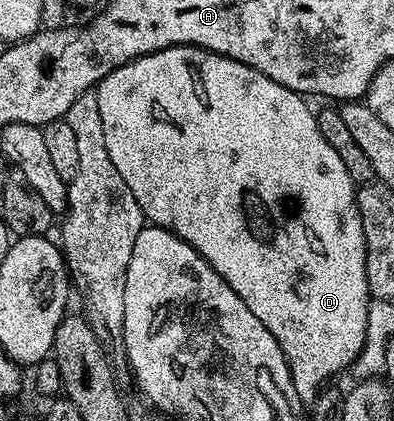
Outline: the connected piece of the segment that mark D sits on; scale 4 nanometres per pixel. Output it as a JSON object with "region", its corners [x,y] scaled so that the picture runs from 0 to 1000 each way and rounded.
{"region":[[[431,109],[355,138],[335,138],[332,145],[320,147],[307,162],[277,171],[277,181],[266,181],[246,207],[246,247],[256,254],[256,295],[266,295],[266,354],[277,361],[277,380],[287,380],[287,390],[297,397],[297,409],[307,409],[317,437],[327,437],[327,456],[338,456],[338,466],[348,473],[348,485],[358,485],[358,504],[365,520],[381,534],[406,537],[411,546],[437,546],[452,565],[470,570],[470,580],[480,580],[492,589],[546,639],[551,656],[569,660],[581,675],[581,684],[591,684],[591,694],[602,694],[602,703],[612,703],[612,713],[622,713],[622,732],[632,732],[632,741],[642,741],[642,751],[652,751],[652,760],[662,760],[662,770],[673,770],[673,779],[683,779],[688,796],[708,812],[713,836],[728,848],[728,862],[739,876],[744,922],[754,922],[754,941],[761,957],[769,960],[797,955],[810,929],[848,900],[840,895],[848,888],[865,886],[868,879],[873,886],[916,836],[916,827],[926,817],[931,743],[947,715],[942,686],[931,682],[931,582],[926,580],[926,551],[916,532],[916,504],[906,494],[906,475],[901,473],[906,437],[891,425],[886,409],[876,409],[876,390],[865,380],[865,371],[855,371],[855,361],[845,361],[843,347],[835,344],[835,333],[825,333],[825,323],[815,323],[815,304],[810,302],[802,264],[797,259],[789,264],[779,254],[779,242],[782,235],[772,226],[751,223],[746,214],[703,200],[703,190],[683,190],[683,181],[652,171],[642,159],[612,152],[589,138],[566,138],[561,131],[538,124],[538,119],[523,119],[508,109]]]}

